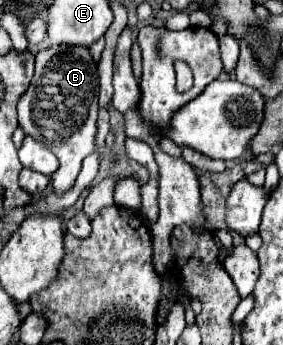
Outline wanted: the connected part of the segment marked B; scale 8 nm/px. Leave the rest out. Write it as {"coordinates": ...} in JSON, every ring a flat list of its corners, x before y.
{"coordinates":[[52,46,36,54,36,72,30,90,18,102,20,128,46,144,60,160,58,172,52,174,56,194,72,188,82,160,92,154,98,118,98,70,88,48,82,46]]}

